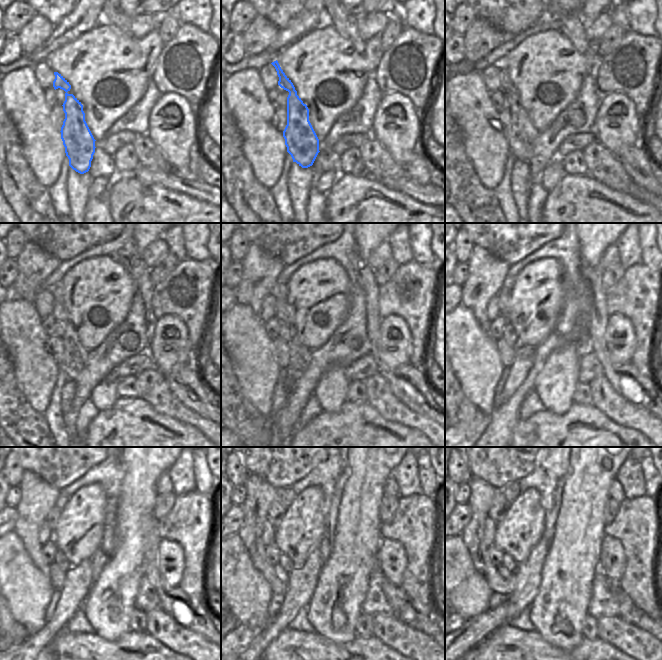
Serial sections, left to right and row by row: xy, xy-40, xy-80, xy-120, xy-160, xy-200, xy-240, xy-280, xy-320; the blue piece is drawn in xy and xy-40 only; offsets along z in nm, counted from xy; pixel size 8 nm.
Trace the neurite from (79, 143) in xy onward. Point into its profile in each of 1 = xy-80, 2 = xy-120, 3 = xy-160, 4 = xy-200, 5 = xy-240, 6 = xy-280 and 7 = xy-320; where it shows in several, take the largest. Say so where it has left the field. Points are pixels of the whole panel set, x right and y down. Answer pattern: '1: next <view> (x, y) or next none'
1: next xy-80 (521, 136)
2: next xy-120 (74, 358)
3: next xy-160 (299, 355)
4: next xy-200 (503, 294)
5: next xy-240 (52, 518)
6: next xy-280 (276, 511)
7: next xy-320 (499, 506)

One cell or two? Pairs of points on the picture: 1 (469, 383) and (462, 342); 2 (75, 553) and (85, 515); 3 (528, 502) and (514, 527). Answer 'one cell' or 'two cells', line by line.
1: one cell
2: one cell
3: one cell

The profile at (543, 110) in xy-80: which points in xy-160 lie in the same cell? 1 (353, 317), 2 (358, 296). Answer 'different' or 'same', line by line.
1: different
2: different

